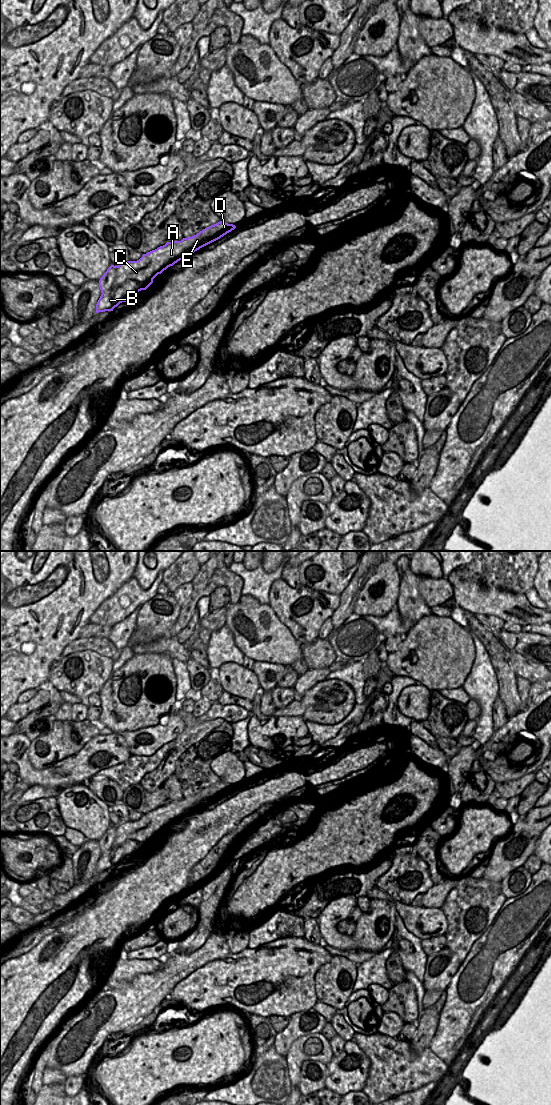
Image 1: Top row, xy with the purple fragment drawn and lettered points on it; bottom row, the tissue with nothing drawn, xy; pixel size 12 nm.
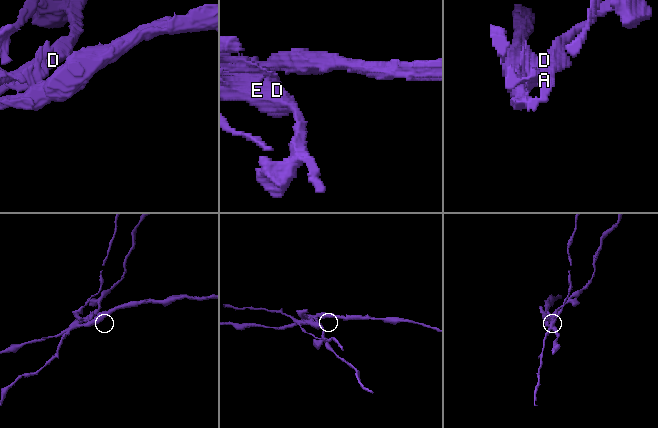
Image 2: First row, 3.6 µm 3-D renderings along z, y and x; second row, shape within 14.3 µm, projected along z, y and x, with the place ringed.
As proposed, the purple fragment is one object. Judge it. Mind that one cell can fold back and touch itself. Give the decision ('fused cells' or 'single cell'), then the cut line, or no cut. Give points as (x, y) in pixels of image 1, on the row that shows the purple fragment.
fused cells | xy (152, 278), (127, 279), (118, 285), (114, 285), (102, 294)

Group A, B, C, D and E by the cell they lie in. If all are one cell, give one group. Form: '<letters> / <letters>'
A C D E / B

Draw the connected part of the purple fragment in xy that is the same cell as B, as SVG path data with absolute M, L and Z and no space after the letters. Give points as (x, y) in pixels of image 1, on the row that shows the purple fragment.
M134 278L113 286L111 290L101 294L96 304L96 313L113 311L120 303L126 302L139 291L146 290L152 283L152 278Z

